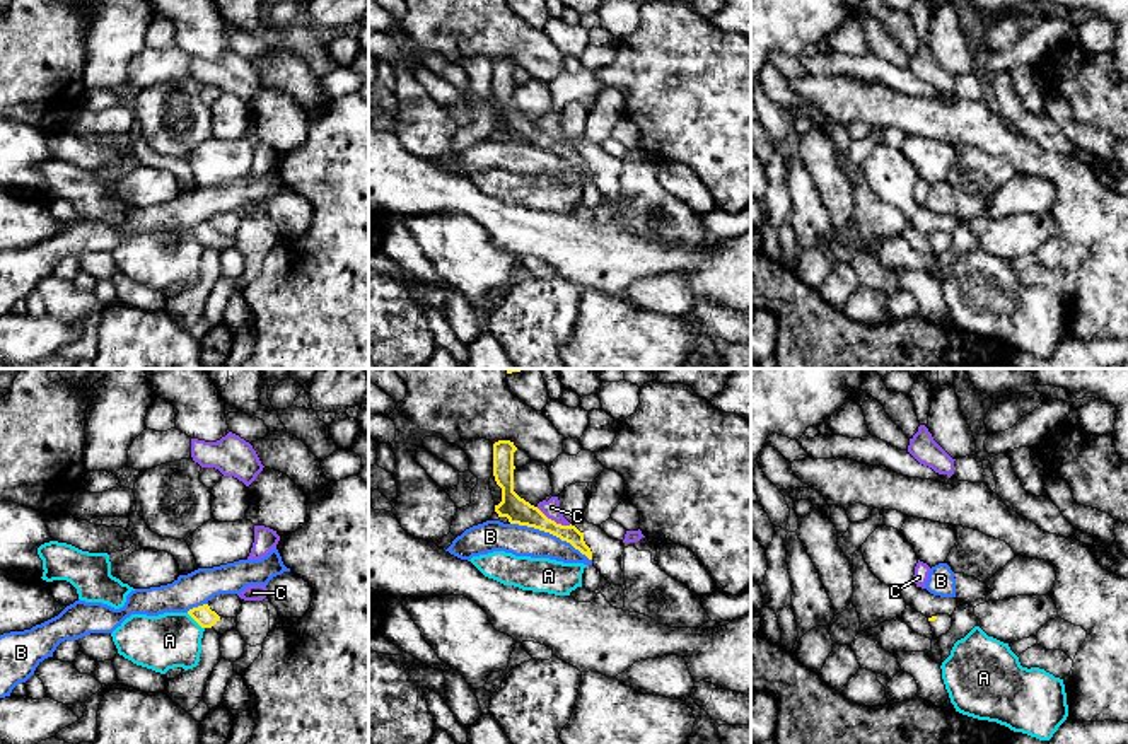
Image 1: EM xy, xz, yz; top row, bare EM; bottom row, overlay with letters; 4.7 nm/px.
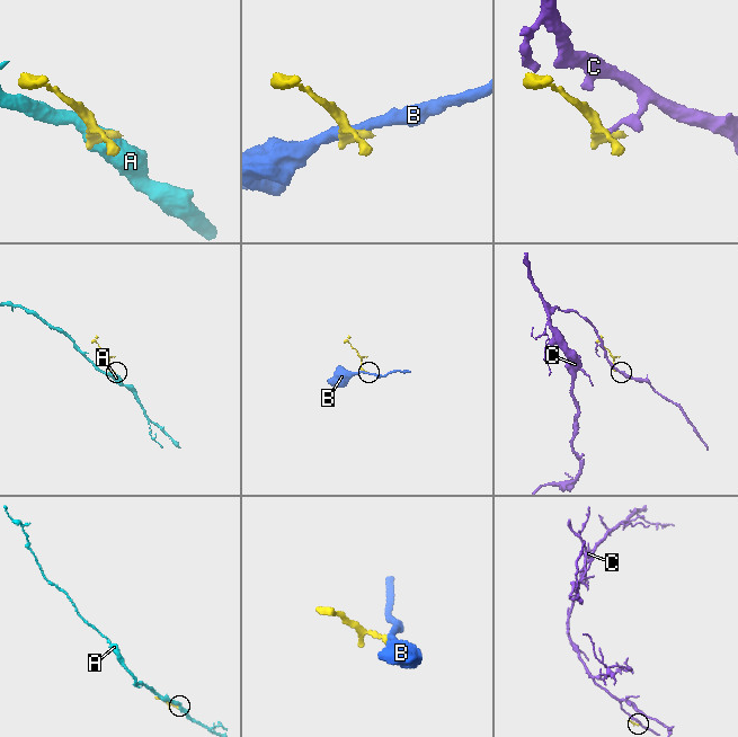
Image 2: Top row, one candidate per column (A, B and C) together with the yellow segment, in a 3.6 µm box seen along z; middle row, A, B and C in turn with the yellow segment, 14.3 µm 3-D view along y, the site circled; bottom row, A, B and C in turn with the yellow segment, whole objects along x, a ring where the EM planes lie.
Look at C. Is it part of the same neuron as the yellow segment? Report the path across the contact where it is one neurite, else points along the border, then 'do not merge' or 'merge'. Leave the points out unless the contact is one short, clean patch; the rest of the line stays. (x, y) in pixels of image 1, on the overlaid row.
border along xz (536, 507), (557, 523), (570, 524); do not merge

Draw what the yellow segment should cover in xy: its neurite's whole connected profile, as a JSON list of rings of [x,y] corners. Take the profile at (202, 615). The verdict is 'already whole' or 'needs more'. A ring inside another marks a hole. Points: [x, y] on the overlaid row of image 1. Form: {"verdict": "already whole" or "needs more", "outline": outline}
{"verdict": "needs more", "outline": [[[208,604],[193,607],[188,614],[201,626],[201,628],[213,628],[220,636],[225,631],[237,630],[237,618],[224,618],[218,616],[215,611],[210,609]]]}

